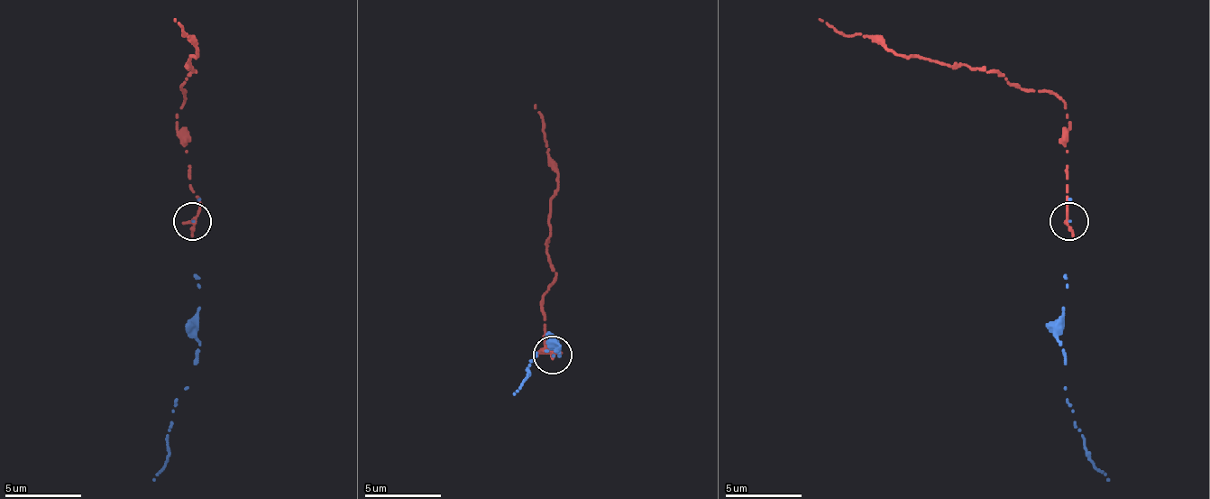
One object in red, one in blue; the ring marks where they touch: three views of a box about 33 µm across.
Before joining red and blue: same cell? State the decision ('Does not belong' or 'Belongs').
Belongs

